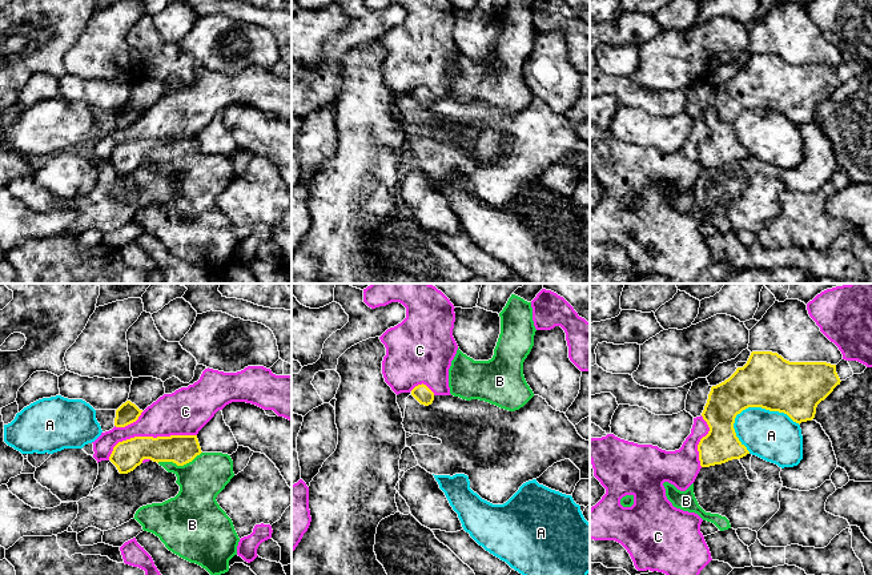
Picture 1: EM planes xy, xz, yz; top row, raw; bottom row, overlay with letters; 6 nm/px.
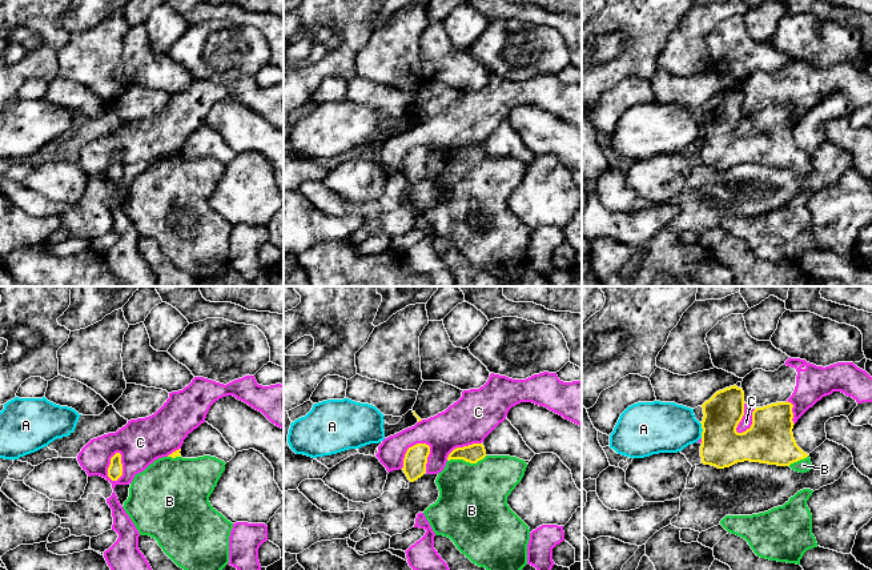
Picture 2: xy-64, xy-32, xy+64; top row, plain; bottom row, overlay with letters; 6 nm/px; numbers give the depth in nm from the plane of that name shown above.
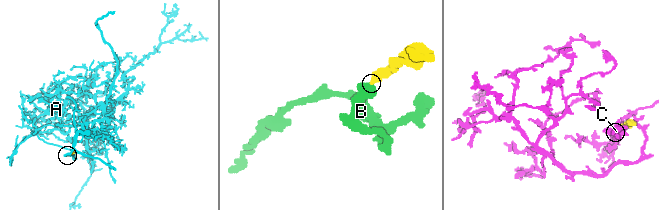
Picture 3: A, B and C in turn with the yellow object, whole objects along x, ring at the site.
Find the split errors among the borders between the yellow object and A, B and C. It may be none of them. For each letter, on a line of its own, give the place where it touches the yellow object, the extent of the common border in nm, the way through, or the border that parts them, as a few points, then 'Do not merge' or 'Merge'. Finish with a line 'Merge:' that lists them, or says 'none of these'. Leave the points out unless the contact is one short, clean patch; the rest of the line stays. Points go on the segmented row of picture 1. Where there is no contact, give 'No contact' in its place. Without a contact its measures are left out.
A: Touches yellow at yz (762, 407). Shared border 400 nm. Do not merge
B: Touches yellow at xy (179, 465). Shared border 280 nm. Path across: xy (179, 449), (179, 465), (200, 481). Merge
C: Touches yellow at xy (148, 437). Shared border 550 nm. Do not merge
Merge: B

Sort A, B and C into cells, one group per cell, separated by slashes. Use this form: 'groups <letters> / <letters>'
groups A / B / C

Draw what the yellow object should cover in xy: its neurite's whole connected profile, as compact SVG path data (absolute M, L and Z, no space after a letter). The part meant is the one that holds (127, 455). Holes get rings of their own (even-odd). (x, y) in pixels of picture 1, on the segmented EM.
M197 435L134 437L118 442L109 457L120 474L128 474L150 459L177 477L180 491L162 503L140 507L134 518L144 531L160 538L165 547L180 558L196 563L210 575L229 571L229 560L237 555L240 538L232 519L220 507L216 498L234 477L230 455L202 453Z

